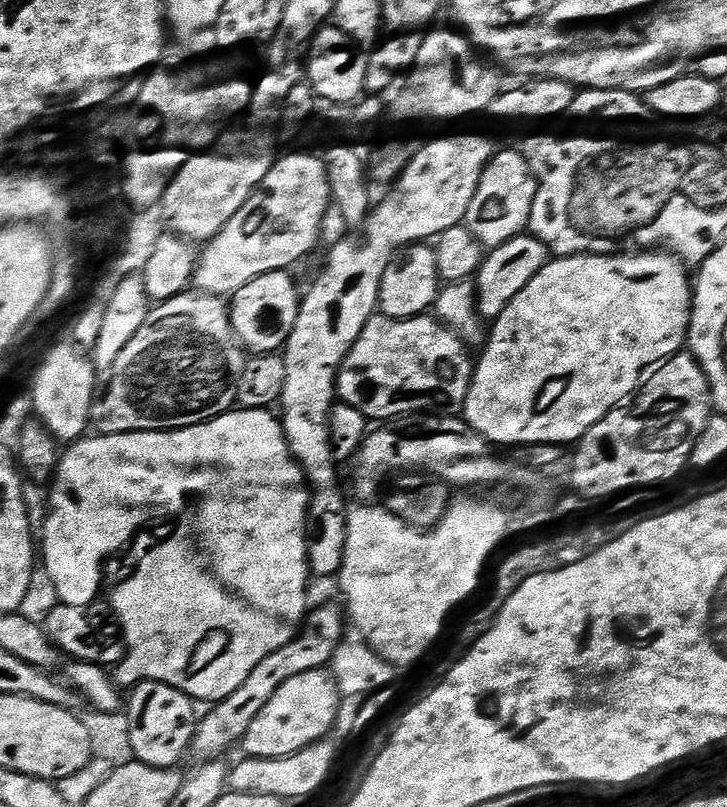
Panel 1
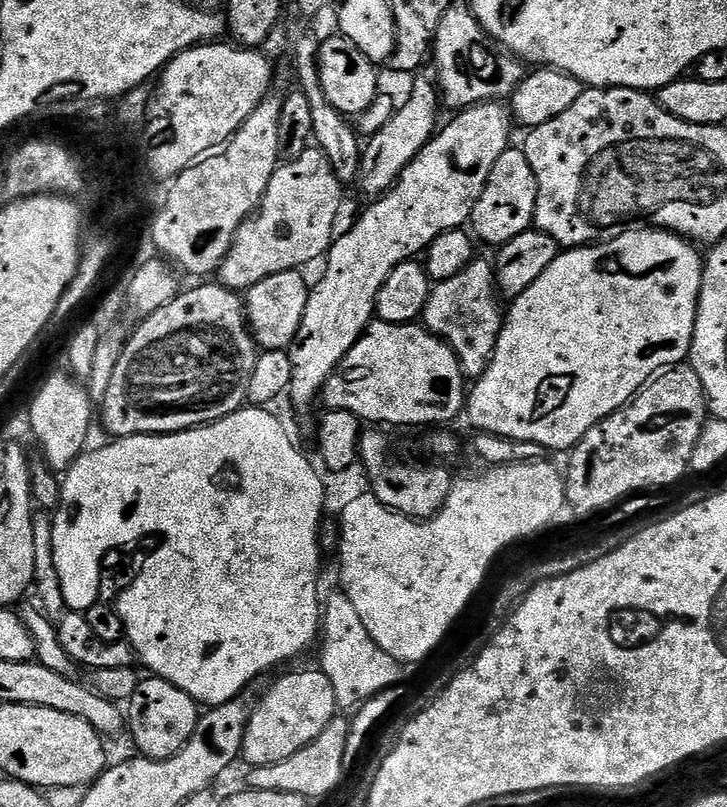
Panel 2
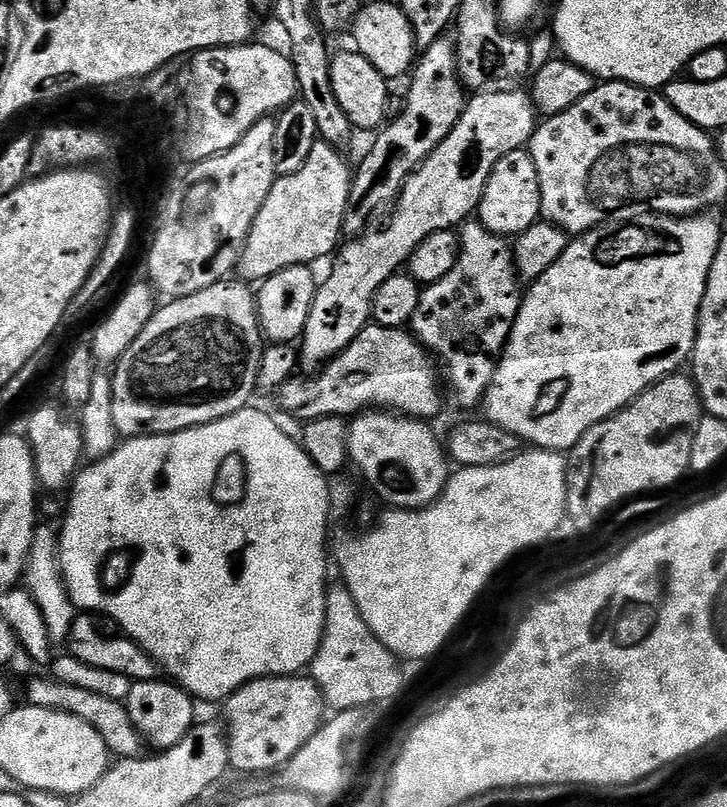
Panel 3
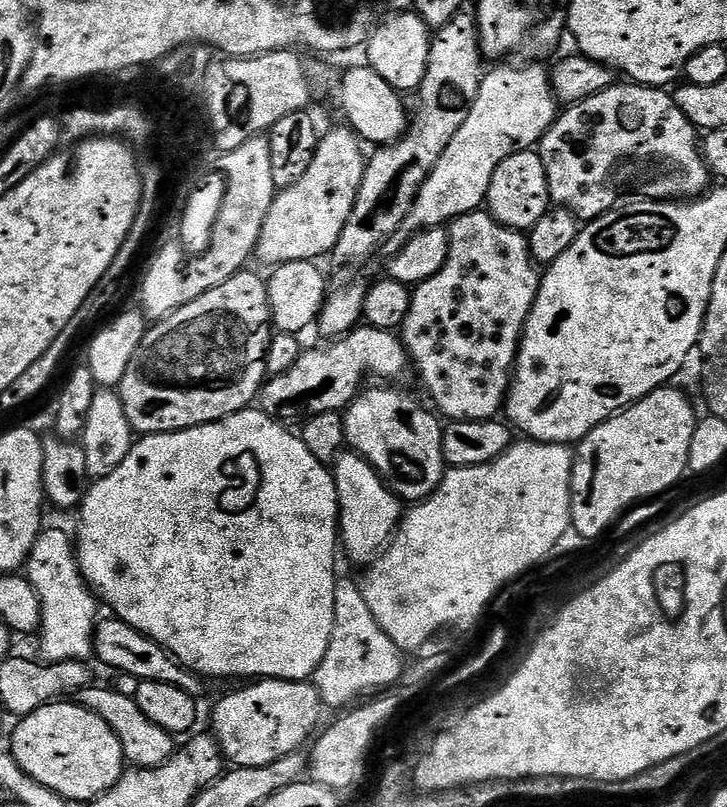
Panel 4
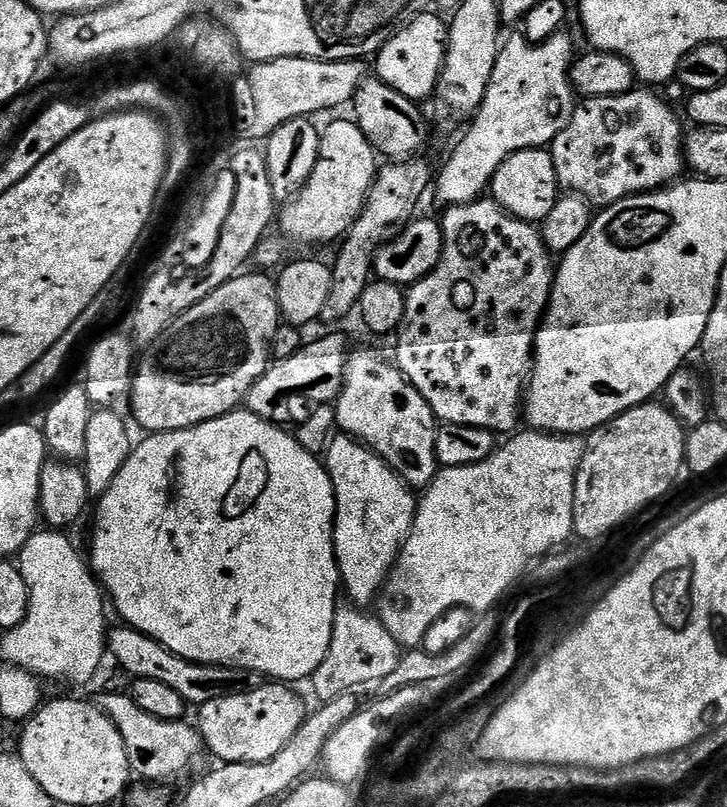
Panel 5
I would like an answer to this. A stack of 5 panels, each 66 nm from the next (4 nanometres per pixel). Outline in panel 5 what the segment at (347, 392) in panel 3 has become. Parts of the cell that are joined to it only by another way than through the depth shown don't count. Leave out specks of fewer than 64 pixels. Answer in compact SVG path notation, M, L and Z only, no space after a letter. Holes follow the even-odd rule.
M332 332L321 340L310 341L309 344L307 341L294 354L290 354L290 358L269 363L262 378L258 378L254 386L250 386L247 411L264 420L272 420L280 396L301 396L304 400L313 400L311 403L316 406L332 404L340 397L349 355L348 340L340 332Z

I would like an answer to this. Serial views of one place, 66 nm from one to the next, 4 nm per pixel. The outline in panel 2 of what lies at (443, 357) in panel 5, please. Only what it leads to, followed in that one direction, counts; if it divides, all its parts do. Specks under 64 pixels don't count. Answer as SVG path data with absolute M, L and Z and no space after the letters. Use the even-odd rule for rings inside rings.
M473 259L461 272L454 274L454 278L439 281L428 295L422 317L423 327L452 347L465 377L481 376L492 360L500 327L504 325L500 303L496 270L491 259Z

